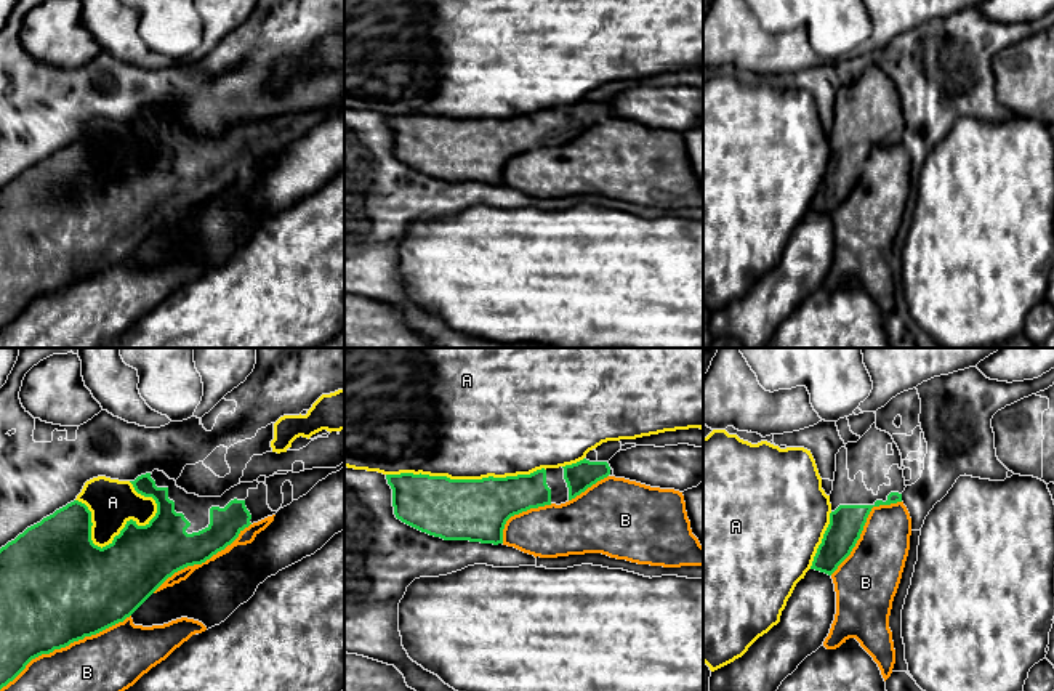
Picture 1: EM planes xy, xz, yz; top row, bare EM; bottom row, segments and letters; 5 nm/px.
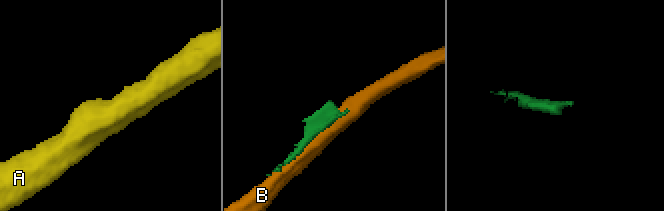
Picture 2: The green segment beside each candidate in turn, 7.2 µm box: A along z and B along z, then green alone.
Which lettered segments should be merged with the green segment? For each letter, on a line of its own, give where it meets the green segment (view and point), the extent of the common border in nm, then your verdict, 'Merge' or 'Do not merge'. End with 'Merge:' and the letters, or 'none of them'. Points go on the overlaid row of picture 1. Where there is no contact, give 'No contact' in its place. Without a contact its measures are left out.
A: Touches green at xy (103, 547). Shared border 420 nm. Do not merge
B: Touches green at xy (64, 646). Shared border 750 nm. Do not merge
Merge: none of them

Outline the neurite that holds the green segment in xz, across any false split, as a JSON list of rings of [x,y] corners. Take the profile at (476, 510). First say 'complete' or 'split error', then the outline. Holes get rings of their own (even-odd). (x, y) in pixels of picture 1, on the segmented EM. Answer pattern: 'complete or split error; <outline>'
split error; [[[586,459],[530,475],[450,479],[429,475],[386,475],[394,515],[444,540],[503,544],[506,521],[545,505],[565,503],[610,475],[607,462]]]

